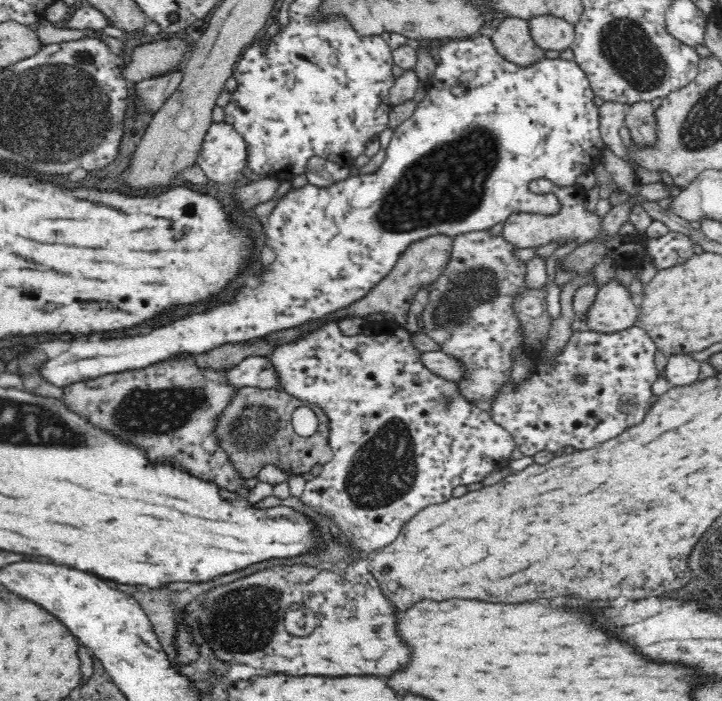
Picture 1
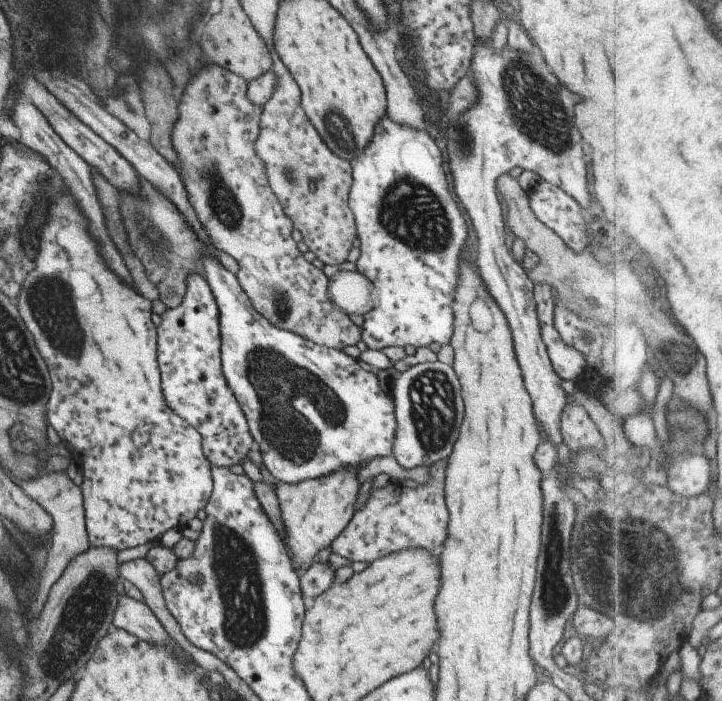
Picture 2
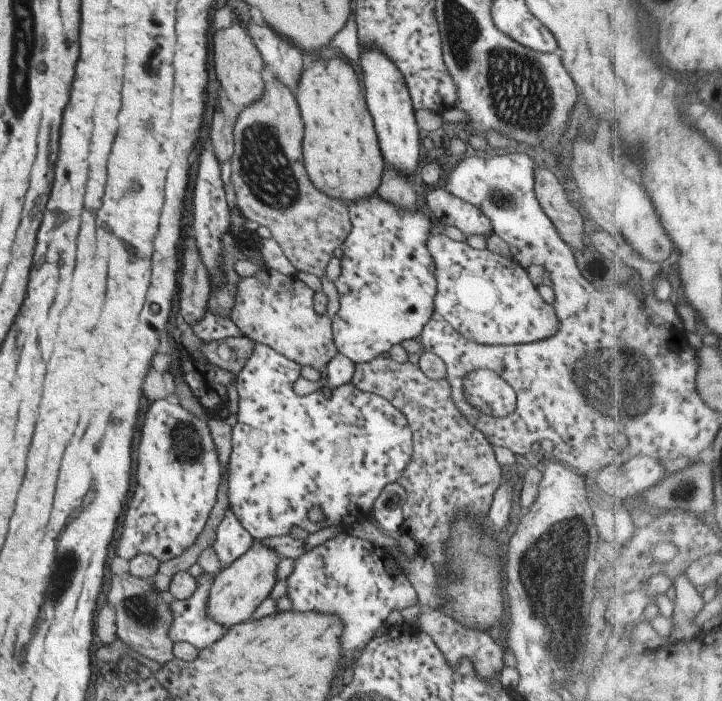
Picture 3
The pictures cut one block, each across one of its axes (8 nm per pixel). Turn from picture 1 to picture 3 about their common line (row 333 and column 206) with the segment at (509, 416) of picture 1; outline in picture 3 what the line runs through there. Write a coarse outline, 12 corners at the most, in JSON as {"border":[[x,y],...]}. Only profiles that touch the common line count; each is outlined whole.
{"border":[[195,577],[187,601],[169,599],[172,644],[199,651],[228,629],[206,616],[213,577]]}

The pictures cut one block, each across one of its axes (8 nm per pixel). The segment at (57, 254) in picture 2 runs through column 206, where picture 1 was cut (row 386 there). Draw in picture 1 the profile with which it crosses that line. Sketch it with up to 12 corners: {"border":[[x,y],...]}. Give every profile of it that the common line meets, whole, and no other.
{"border":[[490,229],[453,237],[425,336],[492,400],[524,345],[526,263]]}

